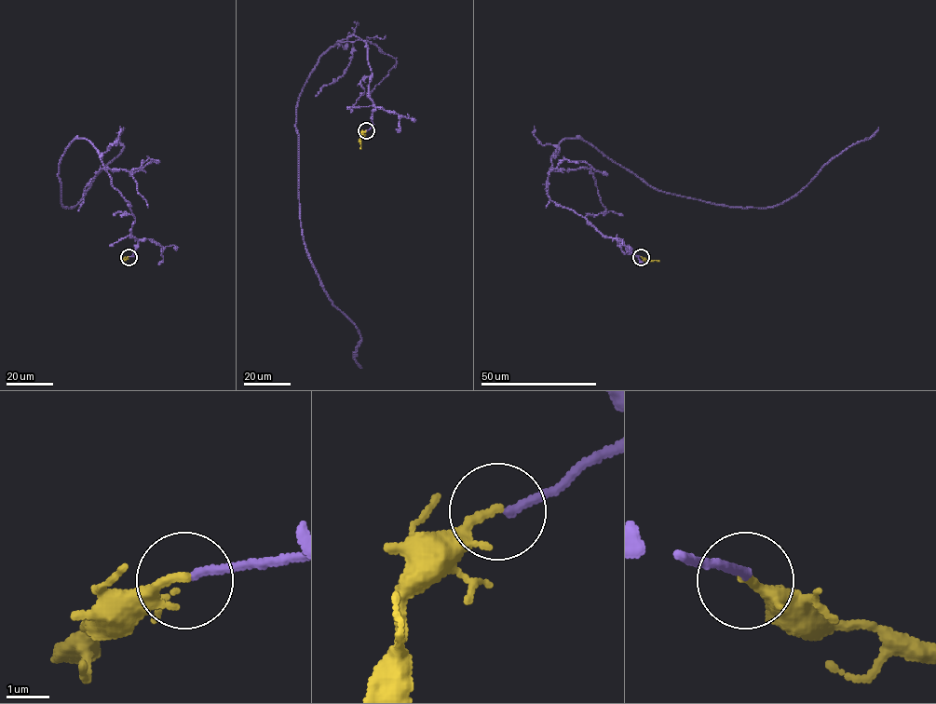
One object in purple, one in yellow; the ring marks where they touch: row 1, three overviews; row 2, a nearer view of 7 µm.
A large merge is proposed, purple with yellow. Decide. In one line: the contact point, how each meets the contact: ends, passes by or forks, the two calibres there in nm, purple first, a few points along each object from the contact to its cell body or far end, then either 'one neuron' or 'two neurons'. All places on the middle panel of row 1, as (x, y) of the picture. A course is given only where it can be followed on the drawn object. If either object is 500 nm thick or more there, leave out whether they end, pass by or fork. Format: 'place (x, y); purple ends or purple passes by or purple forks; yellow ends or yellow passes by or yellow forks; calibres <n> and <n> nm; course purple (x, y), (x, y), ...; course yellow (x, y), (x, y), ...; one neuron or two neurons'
place (366, 130); purple ends; yellow ends; calibres 190 and 220 nm; course purple (366, 130), (375, 110), (368, 47), (349, 35), (319, 58), (296, 130), (306, 252), (359, 332), (360, 368); course yellow (366, 130), (360, 136), (360, 149); two neurons

